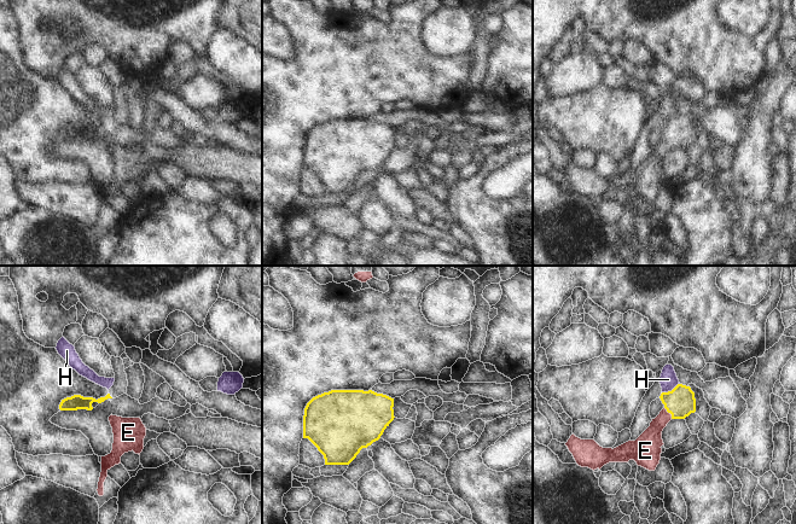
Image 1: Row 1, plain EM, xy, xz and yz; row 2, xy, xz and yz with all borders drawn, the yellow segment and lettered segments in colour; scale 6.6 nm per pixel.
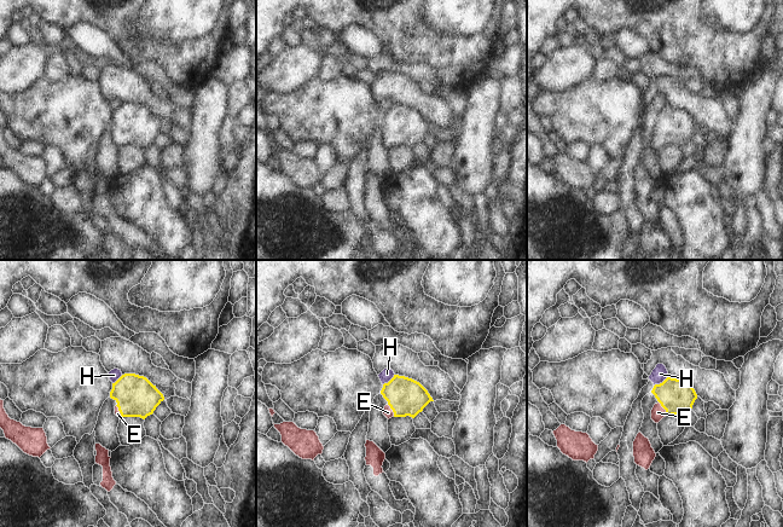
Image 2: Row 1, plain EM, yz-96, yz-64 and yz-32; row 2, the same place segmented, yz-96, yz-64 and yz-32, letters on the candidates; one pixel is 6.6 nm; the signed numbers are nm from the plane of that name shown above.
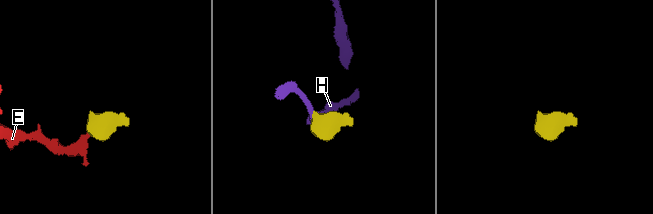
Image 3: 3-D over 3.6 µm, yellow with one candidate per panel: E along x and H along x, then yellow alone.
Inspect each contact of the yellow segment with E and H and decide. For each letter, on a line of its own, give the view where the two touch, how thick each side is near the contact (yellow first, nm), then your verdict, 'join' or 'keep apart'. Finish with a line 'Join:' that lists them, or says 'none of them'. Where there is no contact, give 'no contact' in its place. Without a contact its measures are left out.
E: yz | 200/170 nm | join
H: yz | 200/120 nm | keep apart
Join: E

